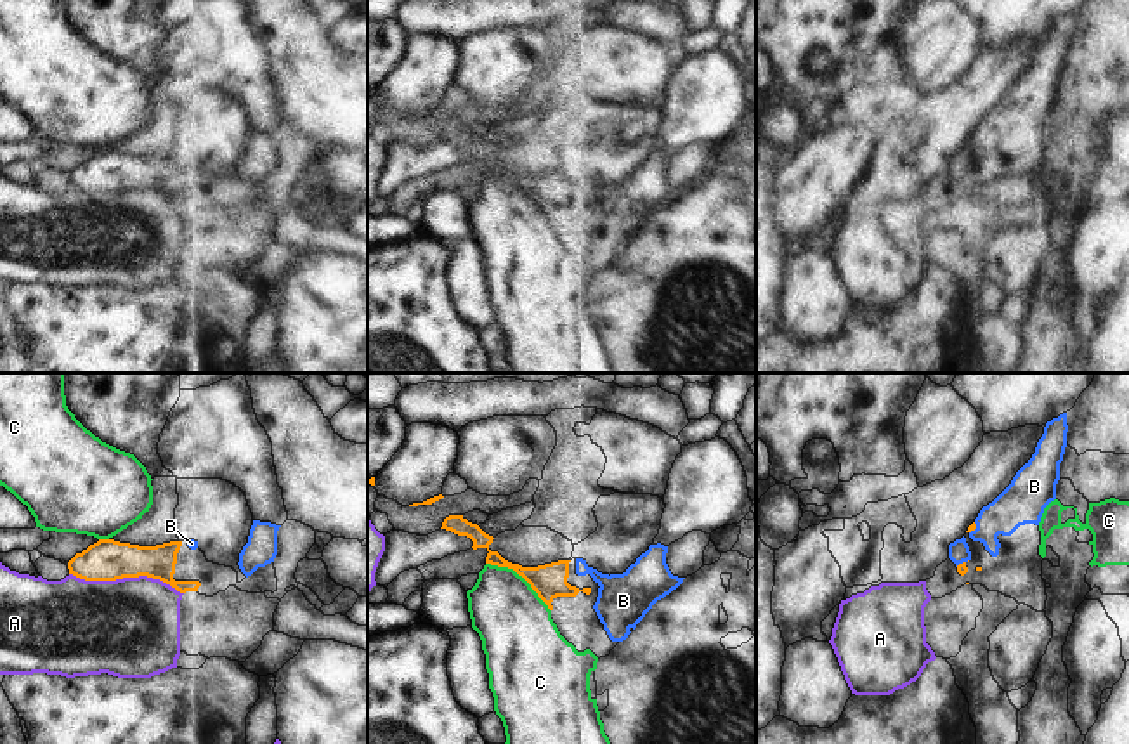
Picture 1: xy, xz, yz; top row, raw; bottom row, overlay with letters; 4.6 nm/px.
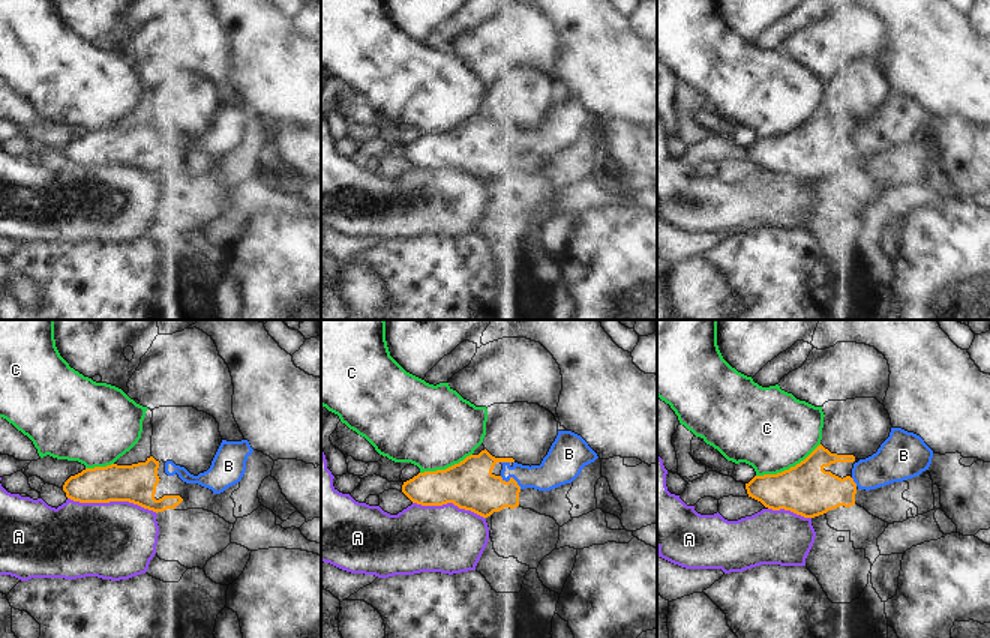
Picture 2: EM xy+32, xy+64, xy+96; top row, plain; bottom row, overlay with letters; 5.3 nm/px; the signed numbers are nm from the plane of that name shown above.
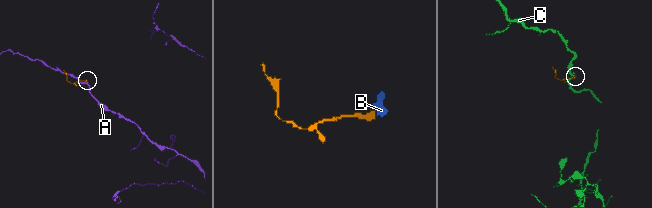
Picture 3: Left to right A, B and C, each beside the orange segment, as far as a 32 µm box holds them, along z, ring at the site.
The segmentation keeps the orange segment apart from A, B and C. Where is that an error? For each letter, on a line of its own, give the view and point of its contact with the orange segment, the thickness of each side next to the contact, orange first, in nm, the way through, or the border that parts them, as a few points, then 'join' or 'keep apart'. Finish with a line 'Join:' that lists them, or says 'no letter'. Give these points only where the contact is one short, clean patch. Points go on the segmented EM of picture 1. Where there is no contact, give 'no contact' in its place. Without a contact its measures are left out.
A: contact xy (127, 576); calibres 190 and 460 nm; keep apart
B: contact yz (975, 528); calibres 30 and 200 nm; way yz (973, 526), (975, 528), (985, 528), (1022, 502); join
C: contact xz (521, 574); calibres 160 and 340 nm; border xz (486, 562), (512, 567), (550, 611); keep apart
Join: B

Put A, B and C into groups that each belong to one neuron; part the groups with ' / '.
A / B / C

